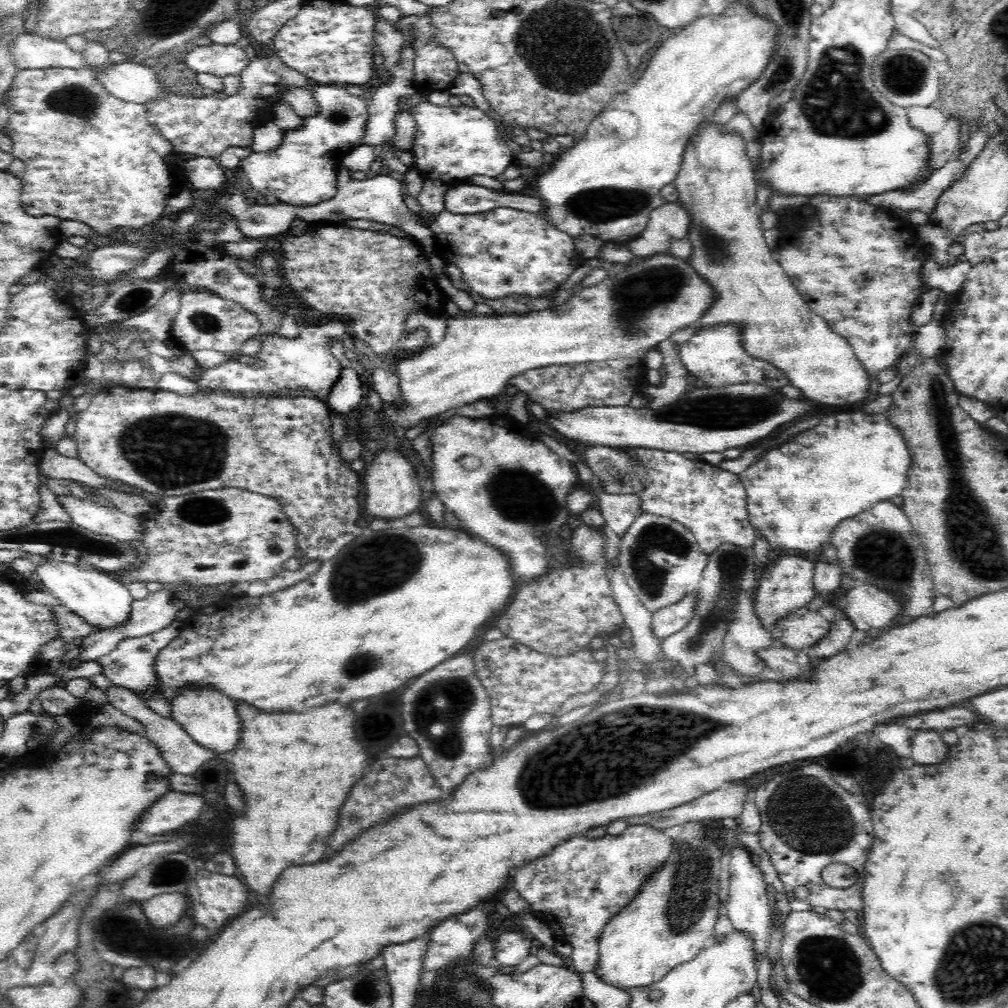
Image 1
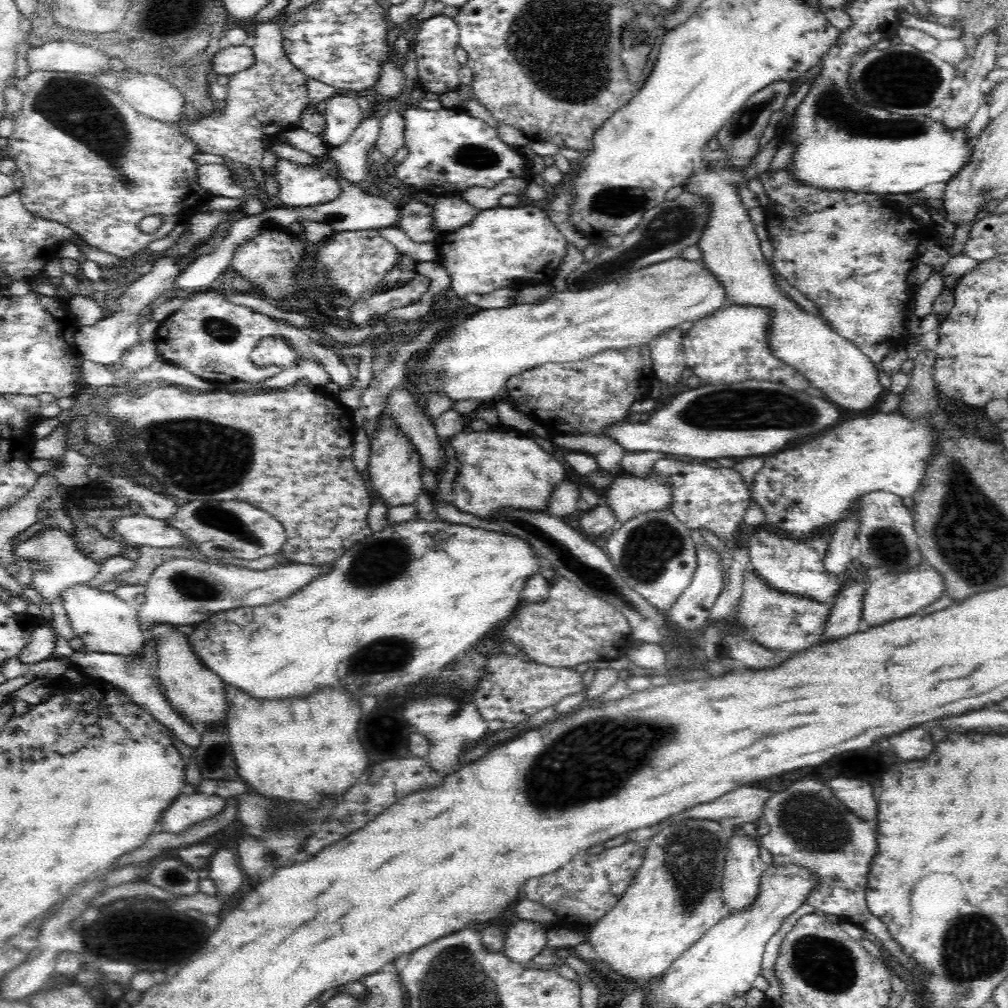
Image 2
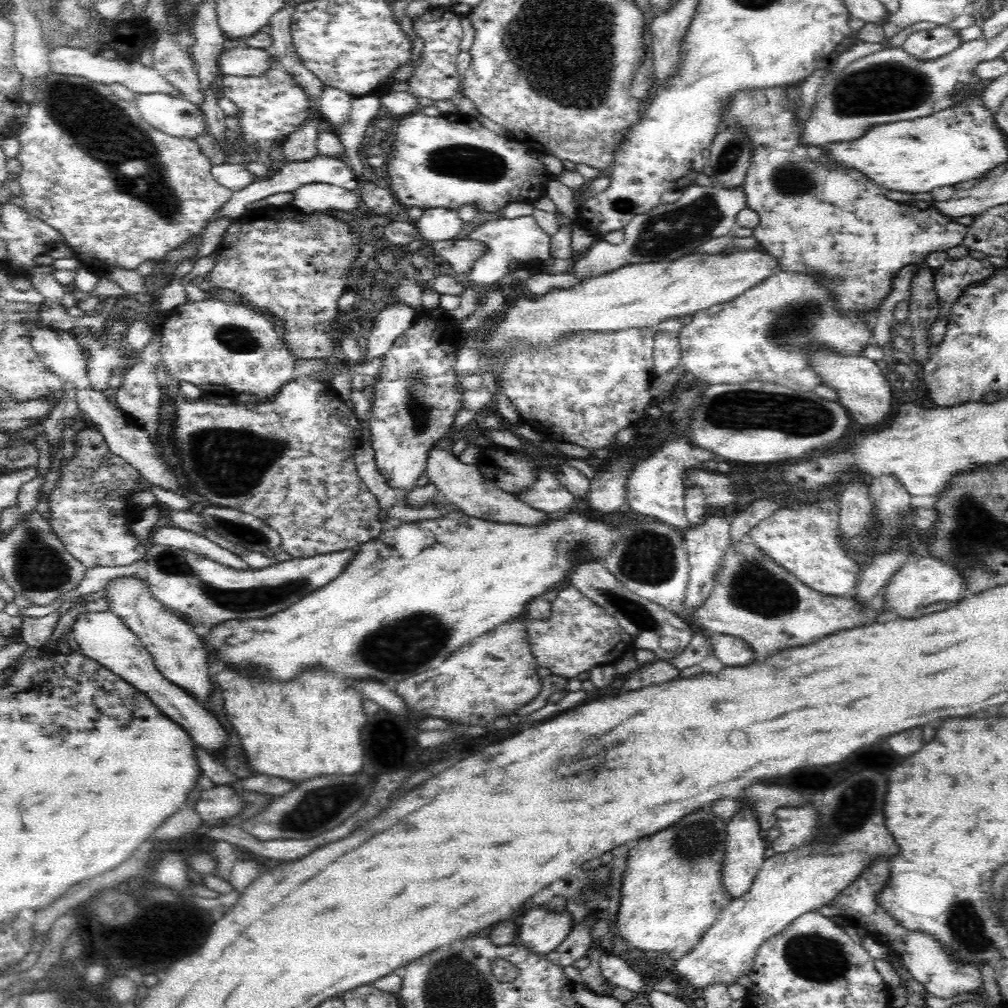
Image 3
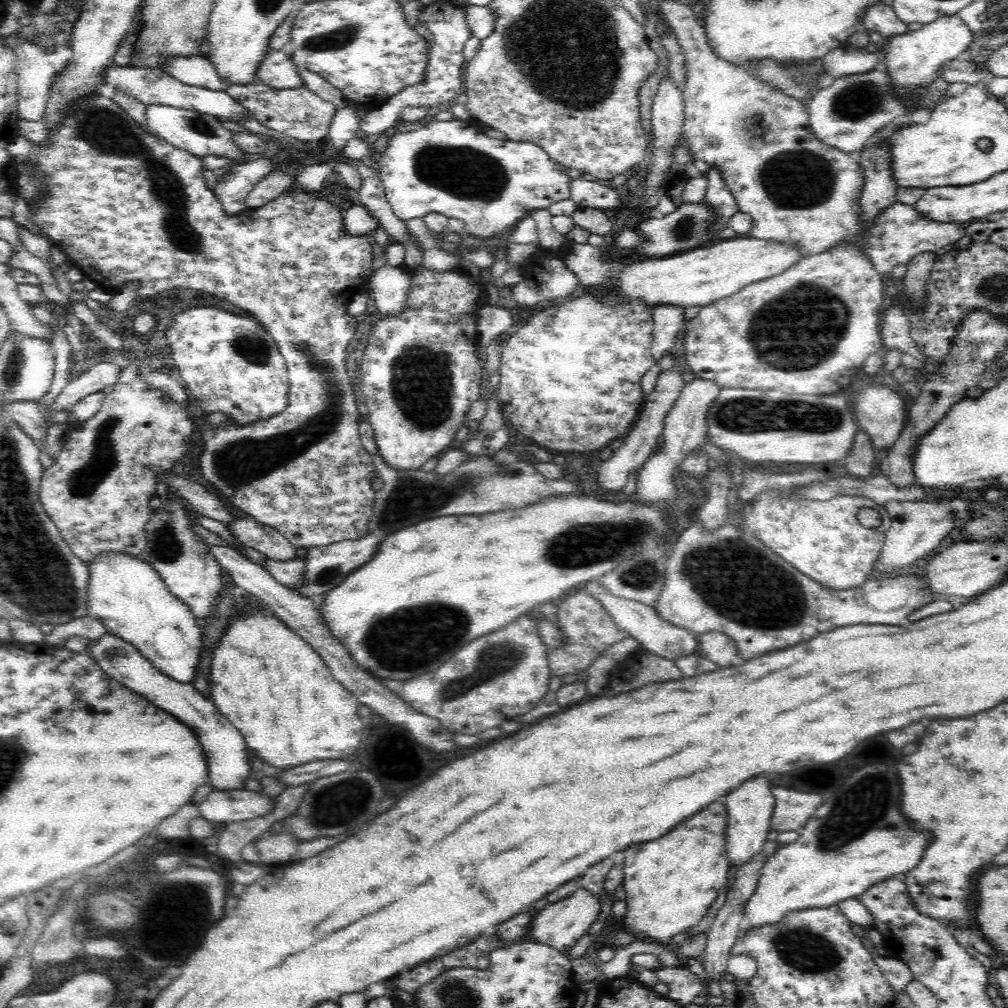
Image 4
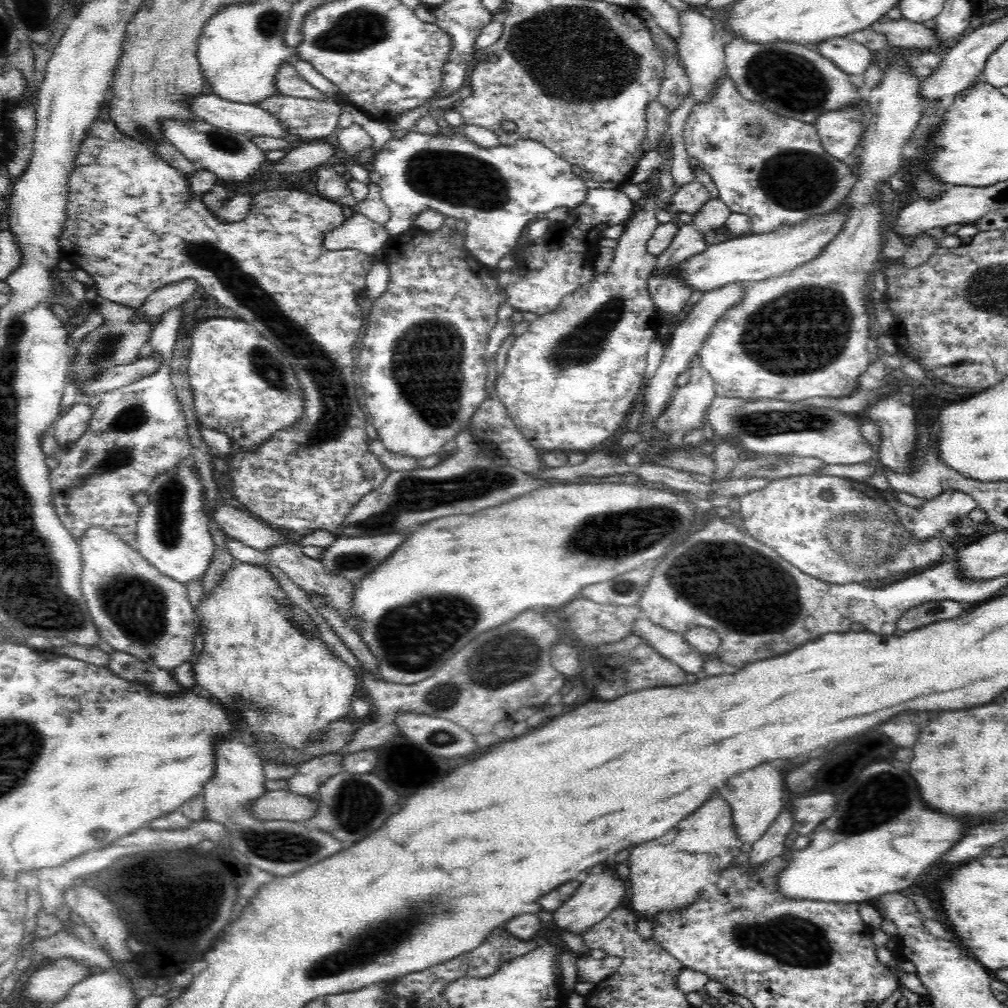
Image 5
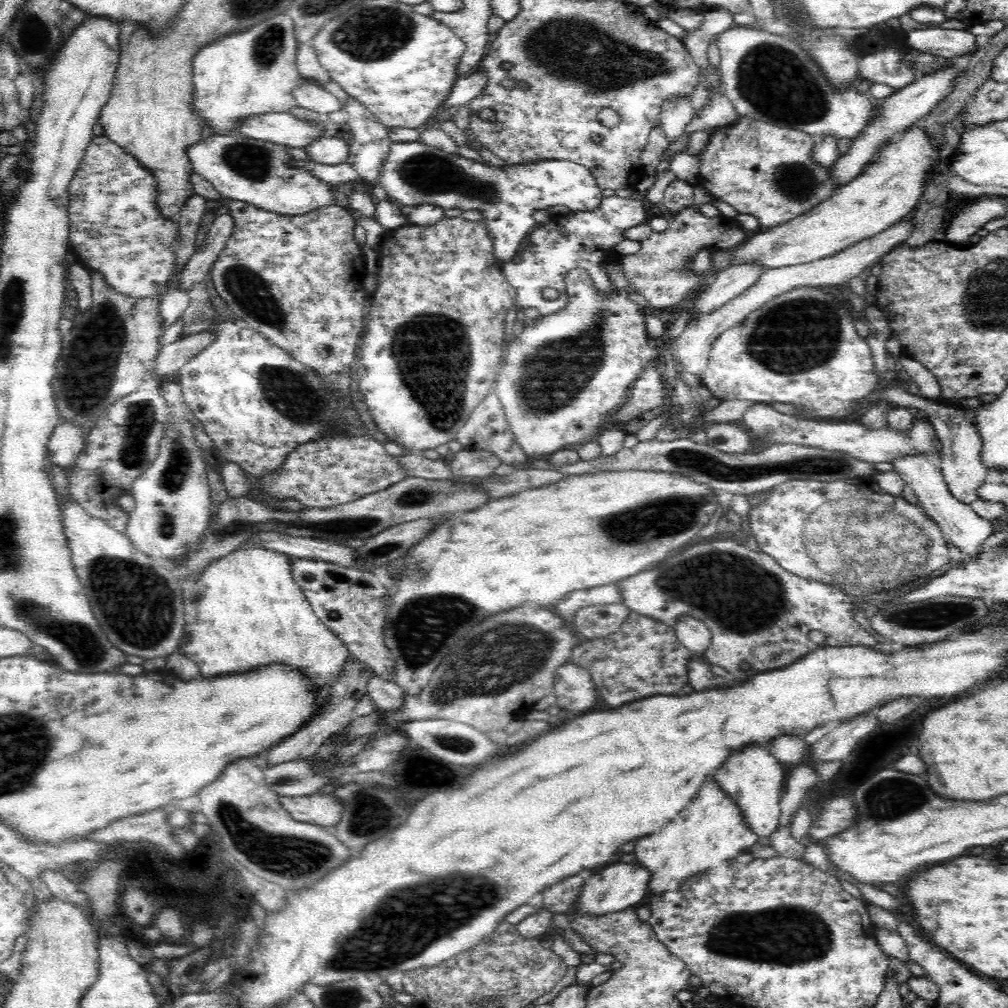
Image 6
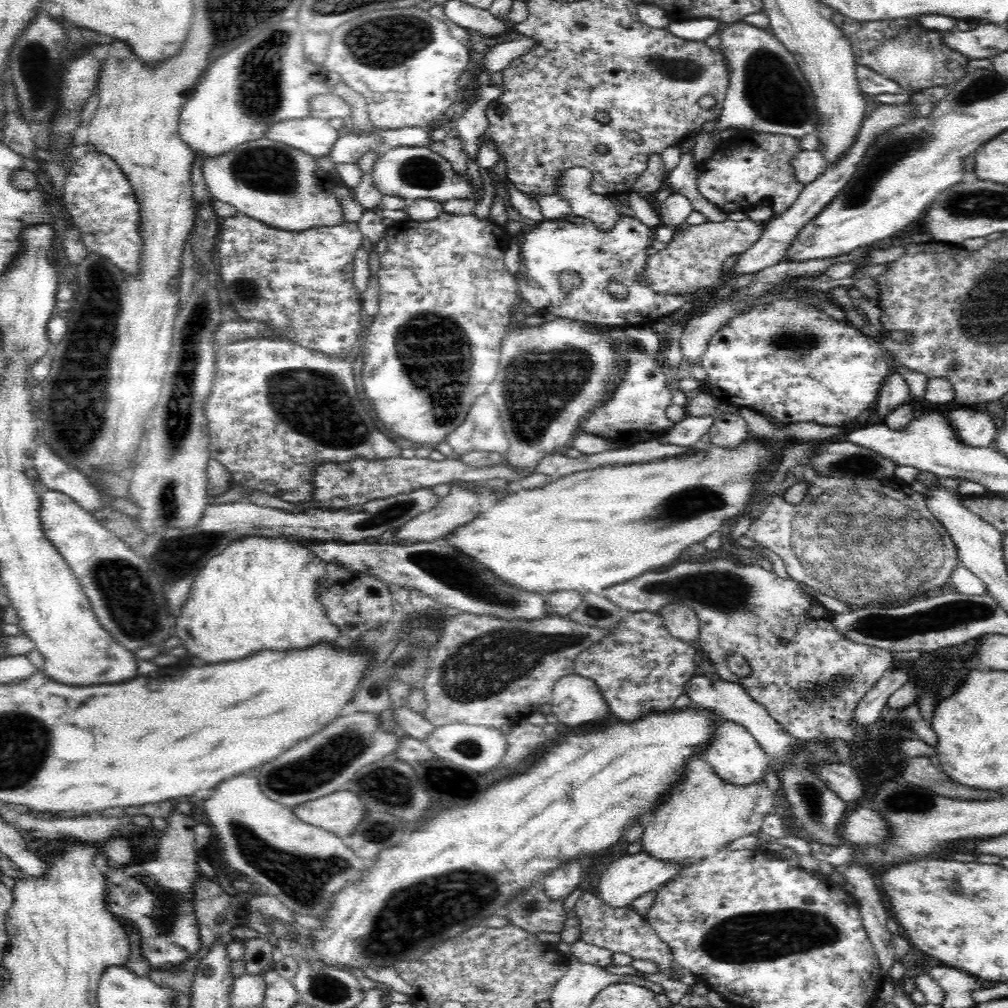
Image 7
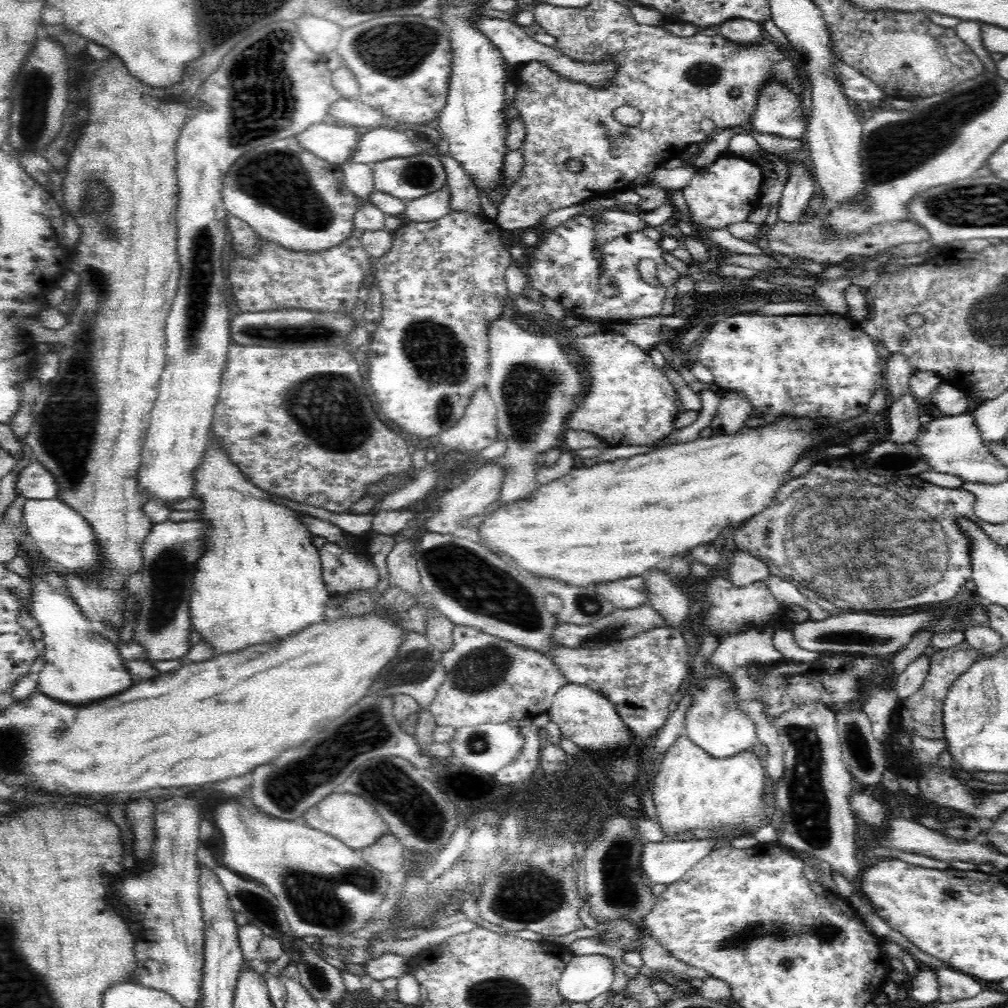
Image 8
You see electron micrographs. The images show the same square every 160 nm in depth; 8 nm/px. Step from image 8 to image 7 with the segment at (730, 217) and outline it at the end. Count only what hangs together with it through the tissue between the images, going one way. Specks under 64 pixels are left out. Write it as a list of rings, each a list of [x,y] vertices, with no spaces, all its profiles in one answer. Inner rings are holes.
[[[745,130],[736,132],[735,137],[724,142],[716,148],[709,160],[699,164],[698,191],[709,203],[726,213],[736,211],[747,213],[764,200],[768,200],[772,215],[777,216],[786,212],[796,202],[805,187],[804,183],[794,179],[796,175],[792,167],[795,156],[801,151],[798,137]]]

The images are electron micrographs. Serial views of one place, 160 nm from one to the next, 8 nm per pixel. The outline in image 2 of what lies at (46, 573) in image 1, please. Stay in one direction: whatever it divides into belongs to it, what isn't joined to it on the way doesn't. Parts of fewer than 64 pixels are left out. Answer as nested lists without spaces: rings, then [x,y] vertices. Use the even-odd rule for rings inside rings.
[[[86,583],[65,588],[60,596],[75,637],[80,638],[85,650],[110,652],[120,655],[139,655],[148,640],[147,632],[142,631],[138,622],[137,607],[134,603],[122,600],[114,591],[88,586]]]

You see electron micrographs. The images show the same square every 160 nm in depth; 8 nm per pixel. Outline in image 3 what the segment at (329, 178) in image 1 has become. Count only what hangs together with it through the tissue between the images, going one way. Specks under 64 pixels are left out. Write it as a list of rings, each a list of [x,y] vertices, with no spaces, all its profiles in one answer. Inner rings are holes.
[[[324,86],[324,92],[320,96],[322,118],[328,120],[333,128],[340,128],[340,124],[344,124],[350,116],[353,97],[343,90]],[[322,182],[304,184],[289,192],[292,200],[290,205],[300,212],[327,212],[331,209],[340,210],[345,214],[358,210],[361,201],[358,191],[346,190],[340,186]]]

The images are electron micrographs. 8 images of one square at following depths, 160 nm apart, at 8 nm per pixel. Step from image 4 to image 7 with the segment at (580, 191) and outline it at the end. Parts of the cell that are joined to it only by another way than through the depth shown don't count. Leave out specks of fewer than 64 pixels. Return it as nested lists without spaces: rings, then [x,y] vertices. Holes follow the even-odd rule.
[[[568,215],[562,219],[546,219],[528,229],[524,243],[520,246],[526,274],[515,276],[517,289],[523,300],[537,313],[586,321],[594,327],[606,326],[628,328],[632,326],[652,326],[659,317],[668,315],[693,296],[704,296],[707,292],[718,290],[722,283],[704,286],[692,294],[658,294],[641,284],[641,274],[647,256],[644,248],[651,246],[654,228],[643,224],[636,217],[622,215],[621,226],[614,231],[602,231],[596,223],[584,217]],[[574,271],[582,277],[580,288],[563,288],[558,282],[558,275]],[[536,282],[538,286],[528,285]],[[610,282],[620,282],[628,290],[625,298],[616,298],[608,291]]]

